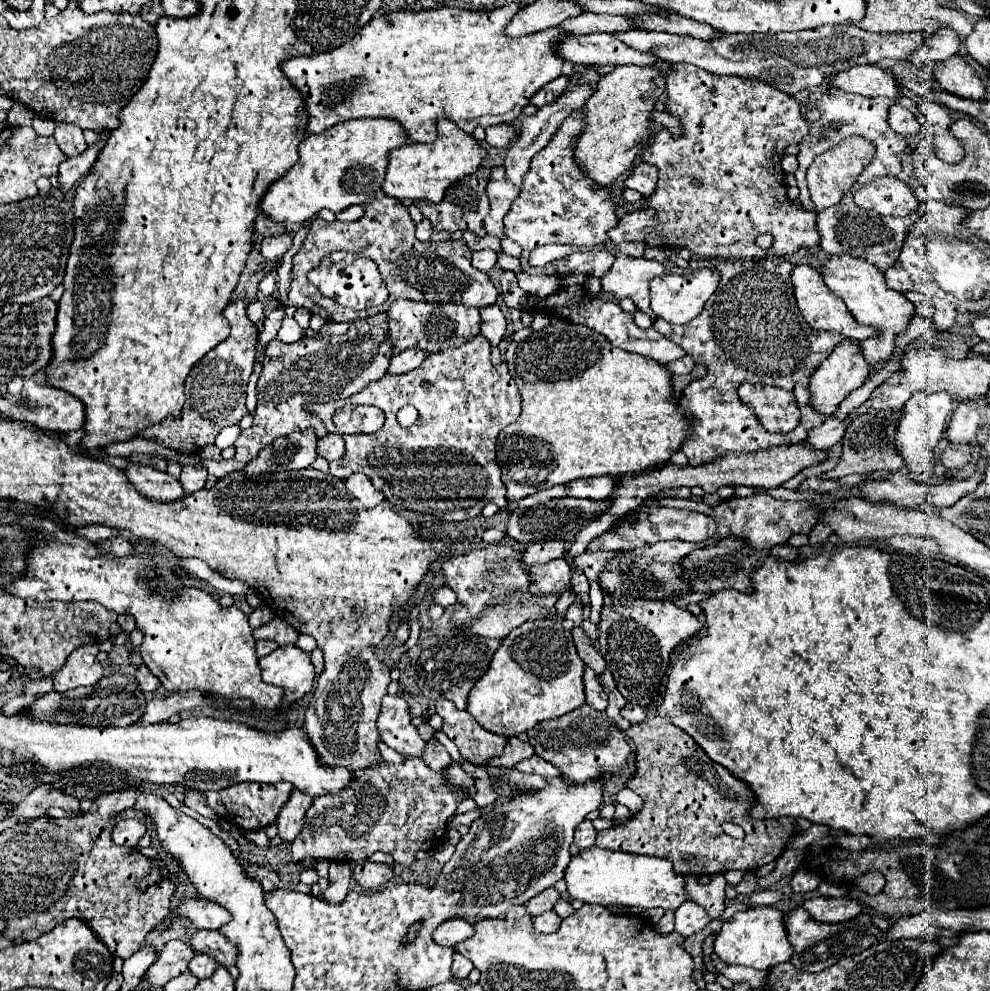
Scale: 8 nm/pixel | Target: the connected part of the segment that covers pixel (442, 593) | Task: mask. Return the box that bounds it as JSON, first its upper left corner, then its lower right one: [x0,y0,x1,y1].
[433,585,457,607]

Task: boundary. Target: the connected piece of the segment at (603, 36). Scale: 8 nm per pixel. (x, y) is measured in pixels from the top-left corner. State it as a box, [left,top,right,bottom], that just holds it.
[557,33,659,65]

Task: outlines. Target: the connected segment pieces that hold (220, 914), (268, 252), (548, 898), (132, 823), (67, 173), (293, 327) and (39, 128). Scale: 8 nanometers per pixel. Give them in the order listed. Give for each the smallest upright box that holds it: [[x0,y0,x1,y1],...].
[[179,899,231,929],[261,233,291,261],[527,887,561,915],[113,819,147,847],[59,145,103,193],[277,317,303,343],[32,115,55,137]]

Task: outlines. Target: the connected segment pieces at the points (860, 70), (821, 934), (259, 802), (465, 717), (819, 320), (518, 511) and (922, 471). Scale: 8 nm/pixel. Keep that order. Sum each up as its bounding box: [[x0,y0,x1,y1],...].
[[829,65,901,97],[783,907,883,973],[205,783,293,831],[435,701,507,765],[793,265,875,341],[509,497,611,543],[895,393,955,479]]

